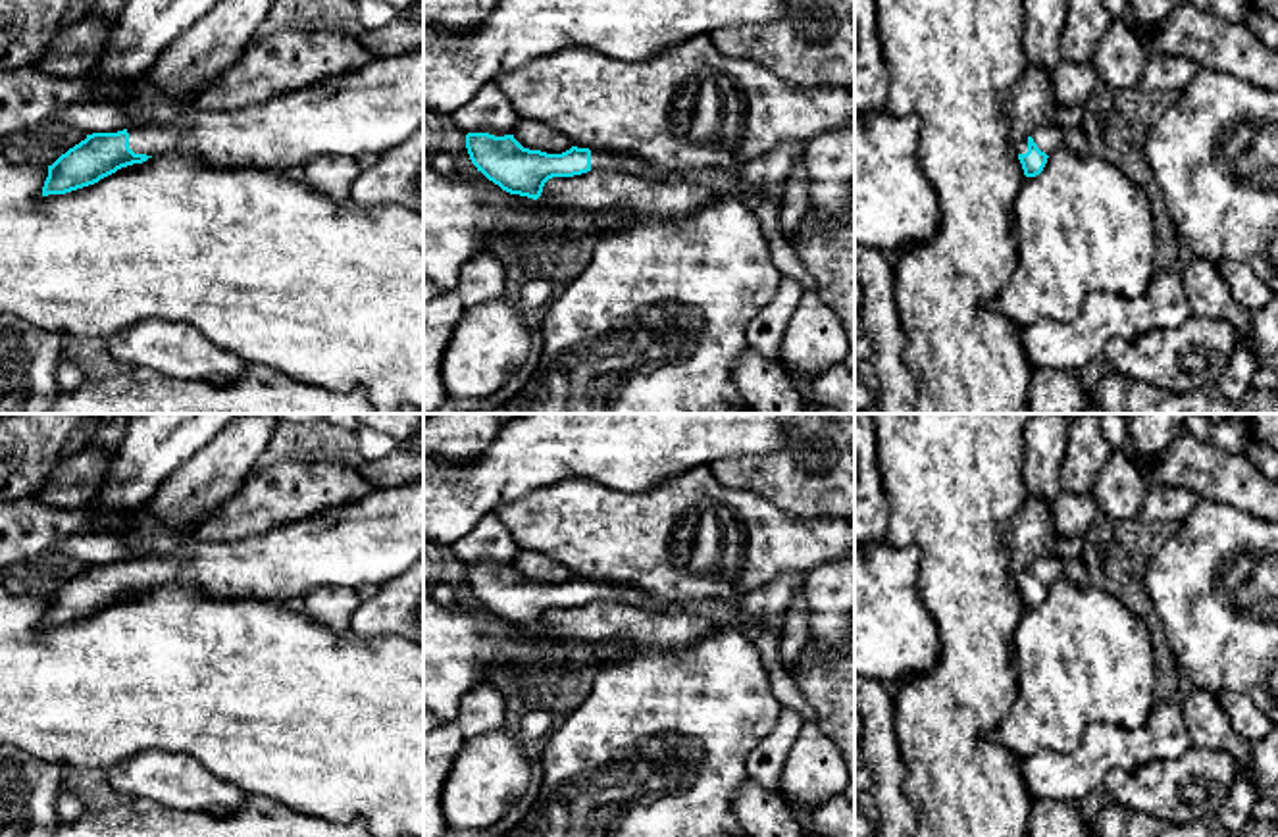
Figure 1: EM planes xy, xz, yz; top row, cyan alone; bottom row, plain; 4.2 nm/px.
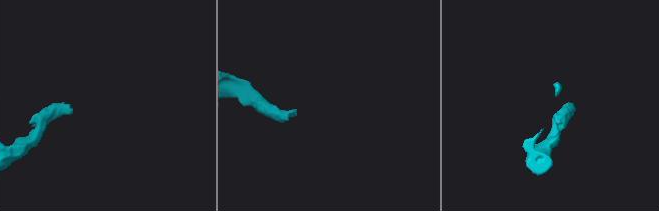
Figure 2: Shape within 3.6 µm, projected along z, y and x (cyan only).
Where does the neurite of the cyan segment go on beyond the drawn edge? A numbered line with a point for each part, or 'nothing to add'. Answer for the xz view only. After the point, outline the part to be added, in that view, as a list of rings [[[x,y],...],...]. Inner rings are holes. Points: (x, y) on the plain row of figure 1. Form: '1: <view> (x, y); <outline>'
1: xz (722, 614); [[[591,581],[591,600],[618,600],[652,612],[685,612],[708,620],[716,631],[735,627],[743,621],[743,612],[735,602],[703,598],[689,602],[662,602],[637,589],[614,587],[606,581]]]

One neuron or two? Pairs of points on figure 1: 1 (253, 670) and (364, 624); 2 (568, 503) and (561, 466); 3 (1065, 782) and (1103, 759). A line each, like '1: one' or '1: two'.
1: two
2: two
3: one

